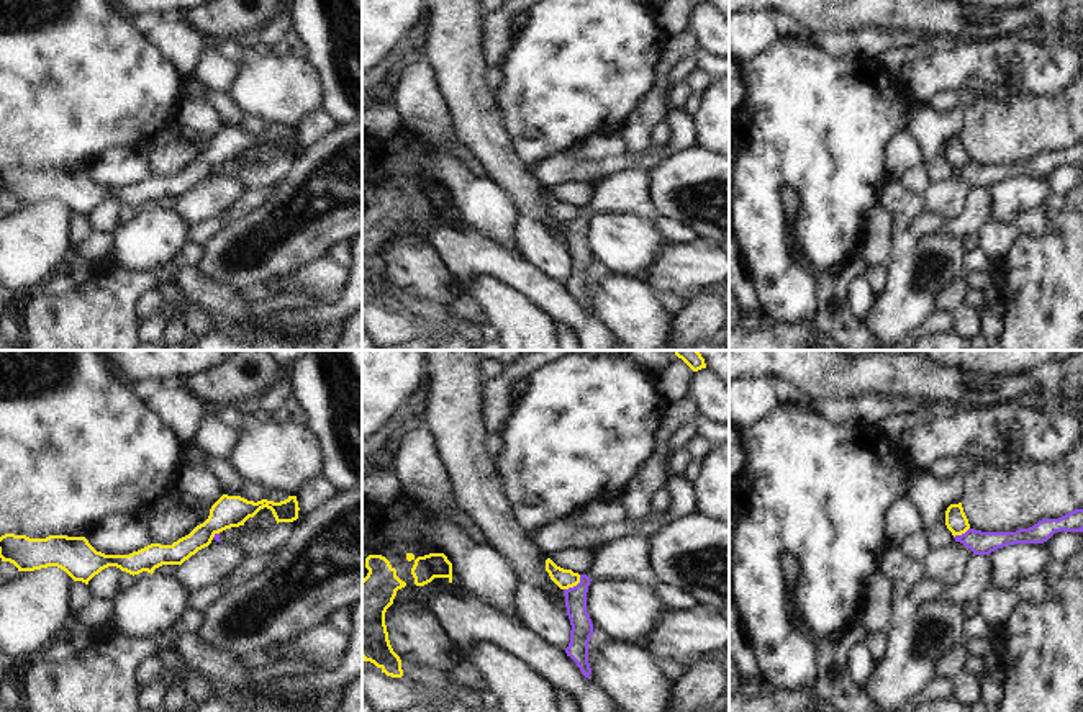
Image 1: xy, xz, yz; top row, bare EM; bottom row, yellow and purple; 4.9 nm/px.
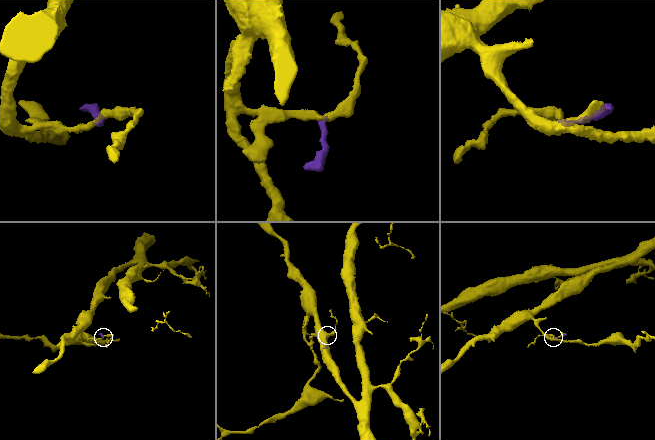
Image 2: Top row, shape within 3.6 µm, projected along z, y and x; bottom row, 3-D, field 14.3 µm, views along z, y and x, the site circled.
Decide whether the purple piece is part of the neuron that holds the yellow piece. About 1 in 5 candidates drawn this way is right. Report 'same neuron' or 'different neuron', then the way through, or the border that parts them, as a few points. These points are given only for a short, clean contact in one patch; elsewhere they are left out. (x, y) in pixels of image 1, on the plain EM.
different neuron; border xz (580, 208), (575, 218), (564, 223)

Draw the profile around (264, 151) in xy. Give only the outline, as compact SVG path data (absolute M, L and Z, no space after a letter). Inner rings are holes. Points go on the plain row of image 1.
M264 141L261 142L254 151L249 151L244 159L246 160L269 160L269 159L275 159L277 154L272 147L270 142Z

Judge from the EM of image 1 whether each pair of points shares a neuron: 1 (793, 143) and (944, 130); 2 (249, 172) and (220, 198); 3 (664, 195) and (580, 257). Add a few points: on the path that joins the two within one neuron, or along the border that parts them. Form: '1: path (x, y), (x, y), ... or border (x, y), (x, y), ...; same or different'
1: border (911, 120), (908, 130); different
2: border (222, 172), (244, 190); different
3: border (647, 167), (647, 197), (659, 215); different

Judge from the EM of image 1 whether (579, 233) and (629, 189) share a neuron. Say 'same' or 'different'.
same

